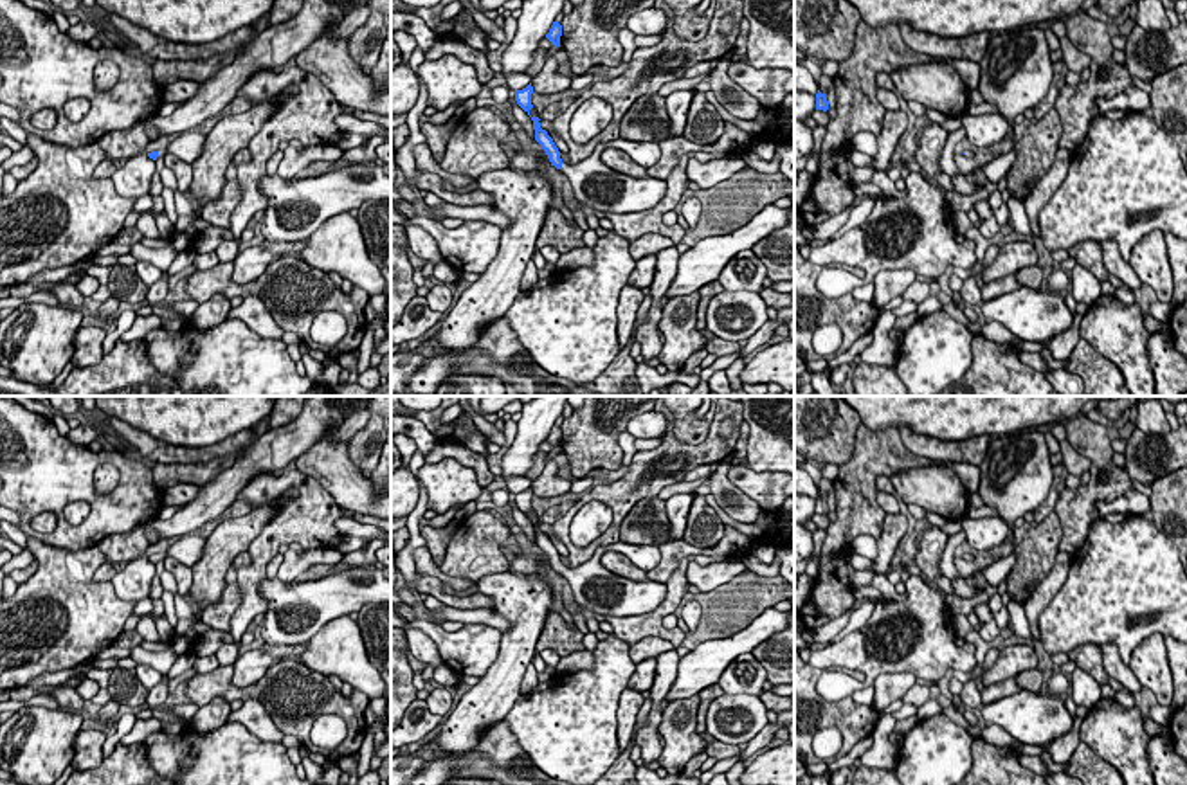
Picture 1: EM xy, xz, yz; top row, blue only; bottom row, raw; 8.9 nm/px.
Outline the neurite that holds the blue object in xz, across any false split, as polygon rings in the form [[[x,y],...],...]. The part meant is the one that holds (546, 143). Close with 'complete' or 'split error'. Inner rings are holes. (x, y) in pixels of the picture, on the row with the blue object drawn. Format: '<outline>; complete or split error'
[[[531,117],[531,121],[535,140],[546,151],[551,166],[569,178],[573,196],[585,207],[618,214],[639,212],[656,207],[666,194],[666,180],[634,178],[607,167],[600,158],[605,144],[598,144],[591,157],[575,166],[564,164],[553,139],[540,128],[540,119]]]; split error

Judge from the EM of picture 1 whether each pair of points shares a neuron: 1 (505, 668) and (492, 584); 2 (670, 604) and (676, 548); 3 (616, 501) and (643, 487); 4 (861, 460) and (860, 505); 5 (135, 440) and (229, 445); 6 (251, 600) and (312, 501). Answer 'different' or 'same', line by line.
1: same
2: different
3: same
4: same
5: same
6: same

